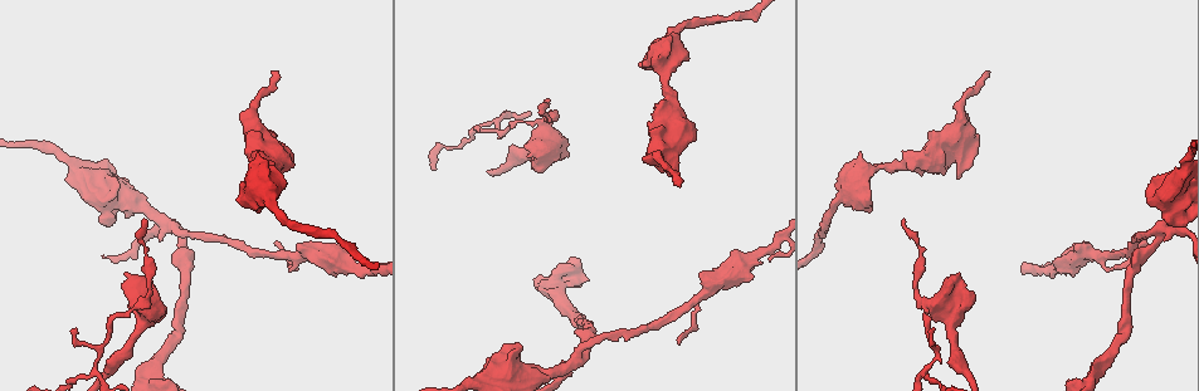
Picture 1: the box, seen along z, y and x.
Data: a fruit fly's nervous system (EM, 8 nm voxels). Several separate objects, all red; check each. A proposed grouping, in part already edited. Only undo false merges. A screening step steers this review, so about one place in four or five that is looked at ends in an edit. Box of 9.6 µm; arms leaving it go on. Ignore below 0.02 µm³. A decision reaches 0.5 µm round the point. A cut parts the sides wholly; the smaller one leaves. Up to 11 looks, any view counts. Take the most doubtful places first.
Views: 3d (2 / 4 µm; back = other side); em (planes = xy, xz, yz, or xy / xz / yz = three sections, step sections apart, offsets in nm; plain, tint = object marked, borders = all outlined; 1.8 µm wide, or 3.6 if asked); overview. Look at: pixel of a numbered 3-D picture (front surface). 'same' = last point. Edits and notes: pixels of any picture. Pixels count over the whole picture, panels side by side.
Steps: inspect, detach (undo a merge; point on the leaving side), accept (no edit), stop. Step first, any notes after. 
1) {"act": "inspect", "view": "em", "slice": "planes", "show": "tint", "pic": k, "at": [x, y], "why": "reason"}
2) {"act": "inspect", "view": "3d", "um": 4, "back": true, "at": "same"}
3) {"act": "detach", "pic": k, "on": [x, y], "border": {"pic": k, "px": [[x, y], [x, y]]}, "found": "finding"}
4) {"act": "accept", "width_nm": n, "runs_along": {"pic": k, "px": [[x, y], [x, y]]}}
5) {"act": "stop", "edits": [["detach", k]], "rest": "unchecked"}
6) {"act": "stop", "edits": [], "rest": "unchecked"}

{"act": "inspect", "view": "3d", "um": 4, "pic": 1, "at": [1157, 230], "why": "arms run side by side"}

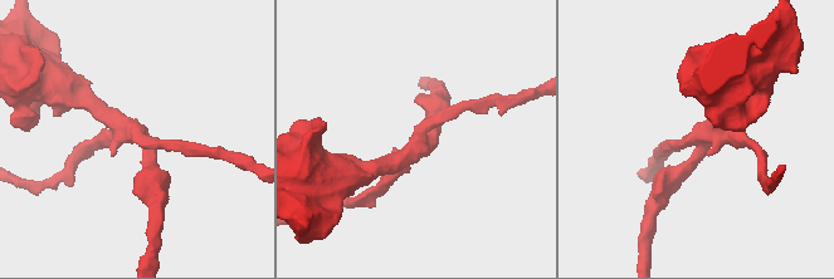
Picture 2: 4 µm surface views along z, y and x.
{"act": "inspect", "view": "em", "slice": "planes", "show": "borders", "pic": 2, "at": [702, 132], "arms": 4}

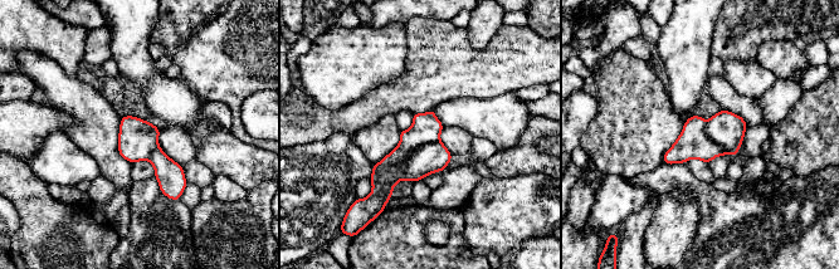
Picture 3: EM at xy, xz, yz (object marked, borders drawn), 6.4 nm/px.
{"act": "detach", "pic": 3, "on": [432, 157], "found": "a second neuron is stuck on"}

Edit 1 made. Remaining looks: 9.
{"act": "inspect", "view": "3d", "um": 4, "back": true, "pic": 1, "at": [936, 304], "why": "thin neck"}

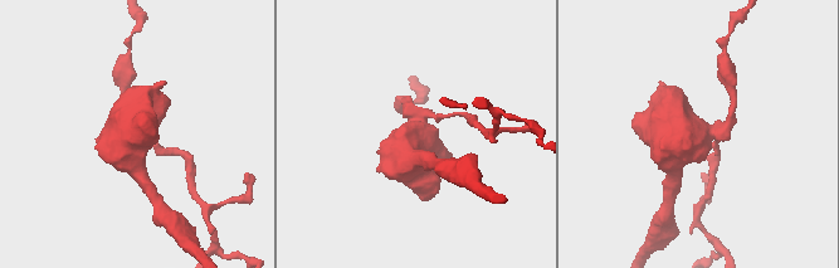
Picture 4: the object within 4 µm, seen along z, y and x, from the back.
{"act": "inspect", "view": "em", "slice": "xy", "step": 4, "show": "tint", "pic": 4, "at": [417, 131]}

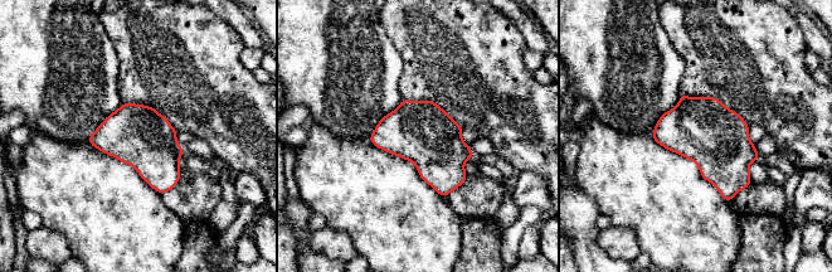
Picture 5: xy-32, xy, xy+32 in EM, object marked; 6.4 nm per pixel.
{"act": "inspect", "view": "em", "slice": "xz", "step": 8, "show": "tint", "at": "same", "why": "another direction"}

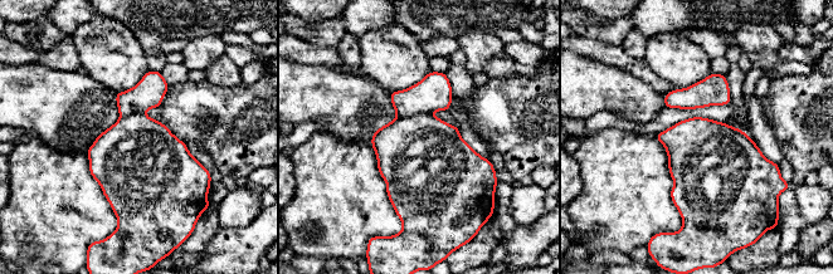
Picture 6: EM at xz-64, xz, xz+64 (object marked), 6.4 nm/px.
{"act": "detach", "pic": 6, "on": [433, 92], "width_nm": 500, "found": "a second neuron is stuck on"}

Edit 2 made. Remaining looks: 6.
{"act": "stop", "edits": [["detach", 3], ["detach", 6]], "rest": "unchecked"}

